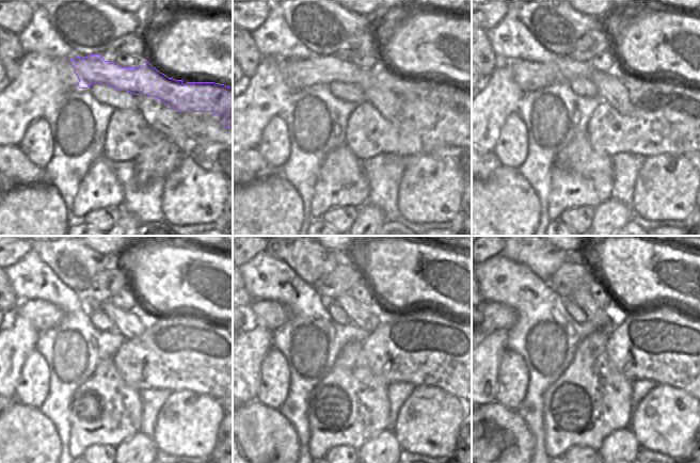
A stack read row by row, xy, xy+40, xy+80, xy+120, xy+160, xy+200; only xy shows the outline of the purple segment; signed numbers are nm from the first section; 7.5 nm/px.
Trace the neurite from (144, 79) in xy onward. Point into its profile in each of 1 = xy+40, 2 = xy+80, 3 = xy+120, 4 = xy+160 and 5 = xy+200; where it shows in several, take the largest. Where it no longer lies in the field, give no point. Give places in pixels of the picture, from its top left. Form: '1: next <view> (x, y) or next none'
1: next xy+40 (298, 74)
2: next xy+80 (529, 76)
3: next xy+120 (43, 315)
4: next xy+160 (271, 315)
5: next xy+200 (497, 316)

